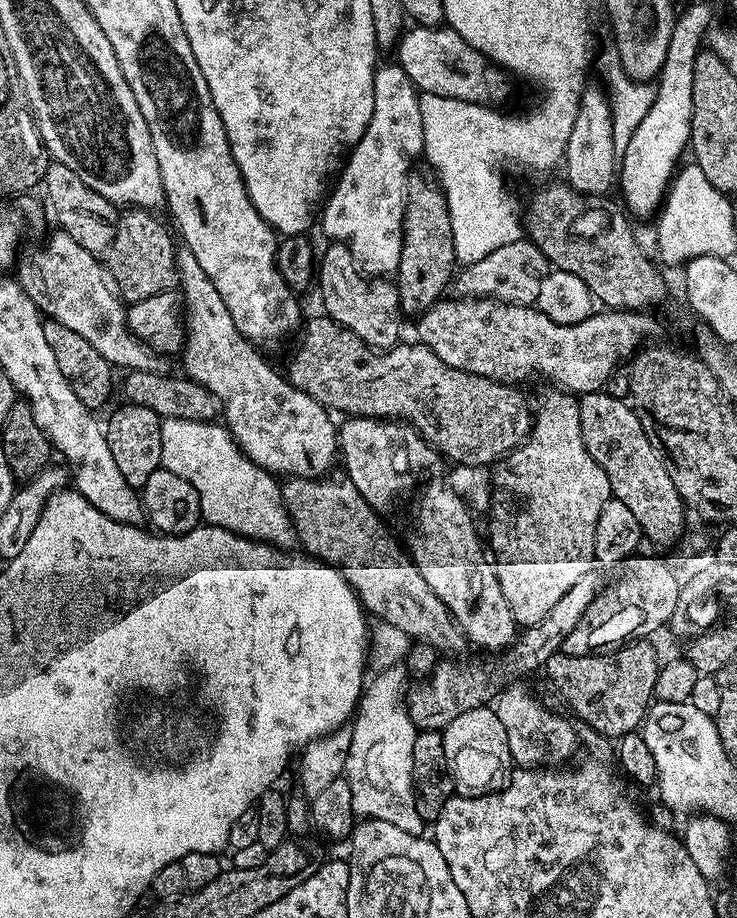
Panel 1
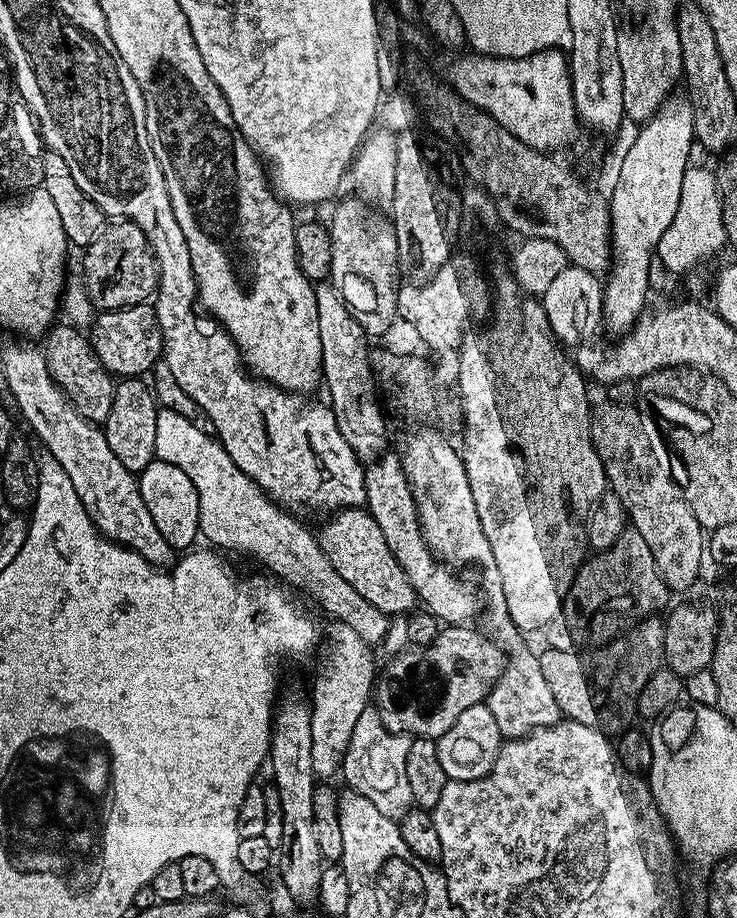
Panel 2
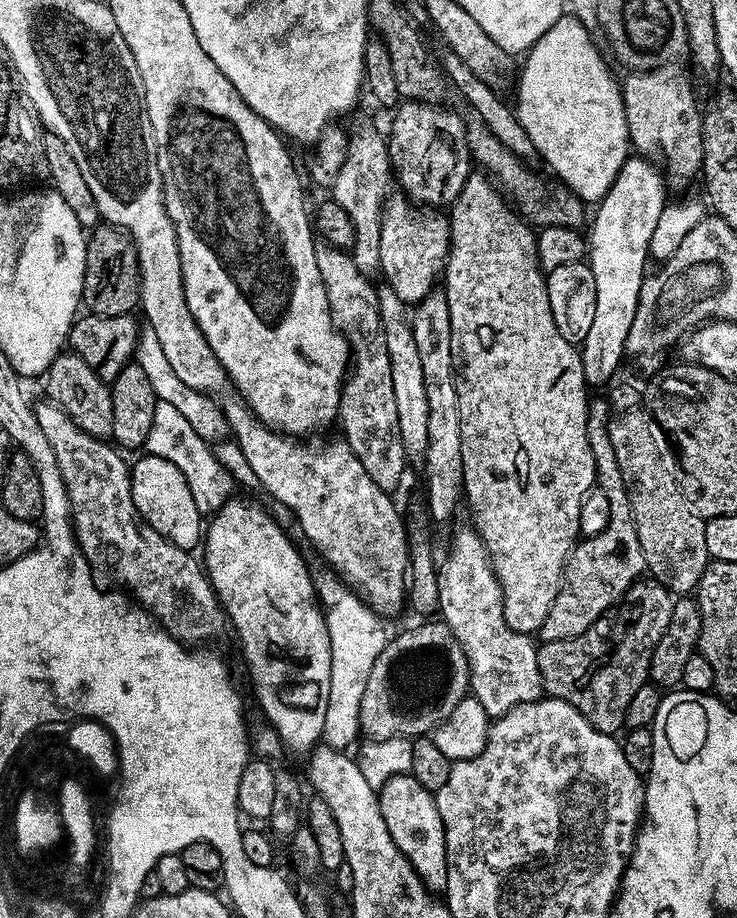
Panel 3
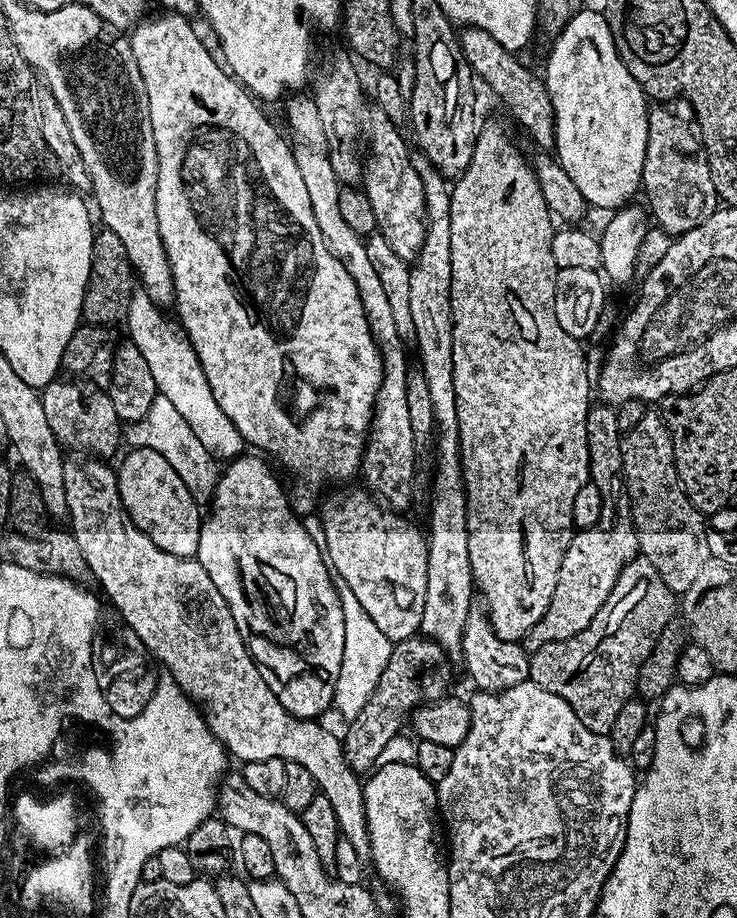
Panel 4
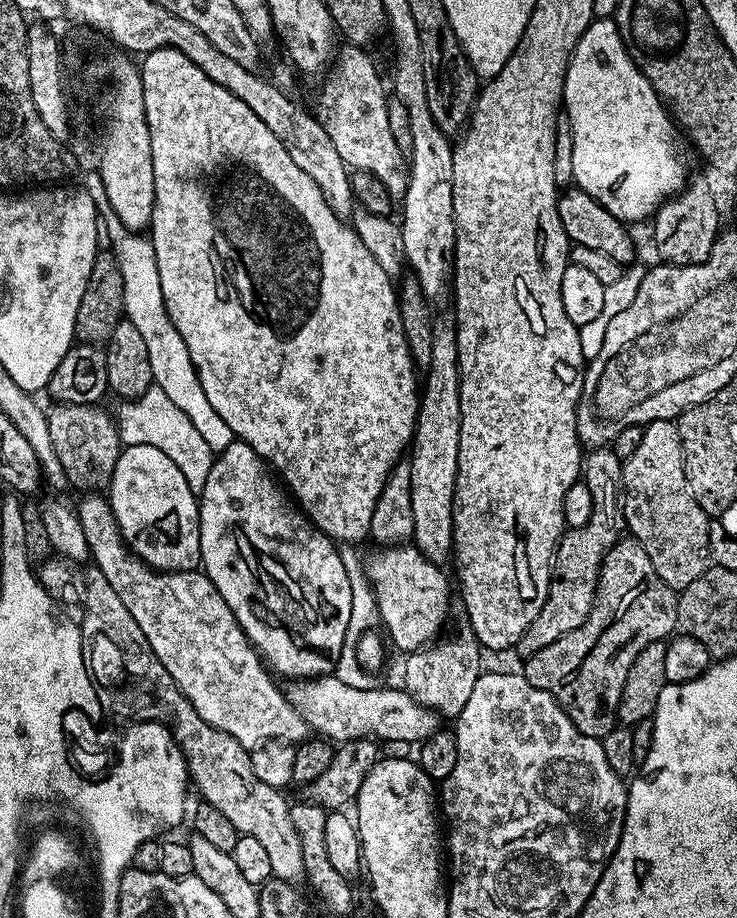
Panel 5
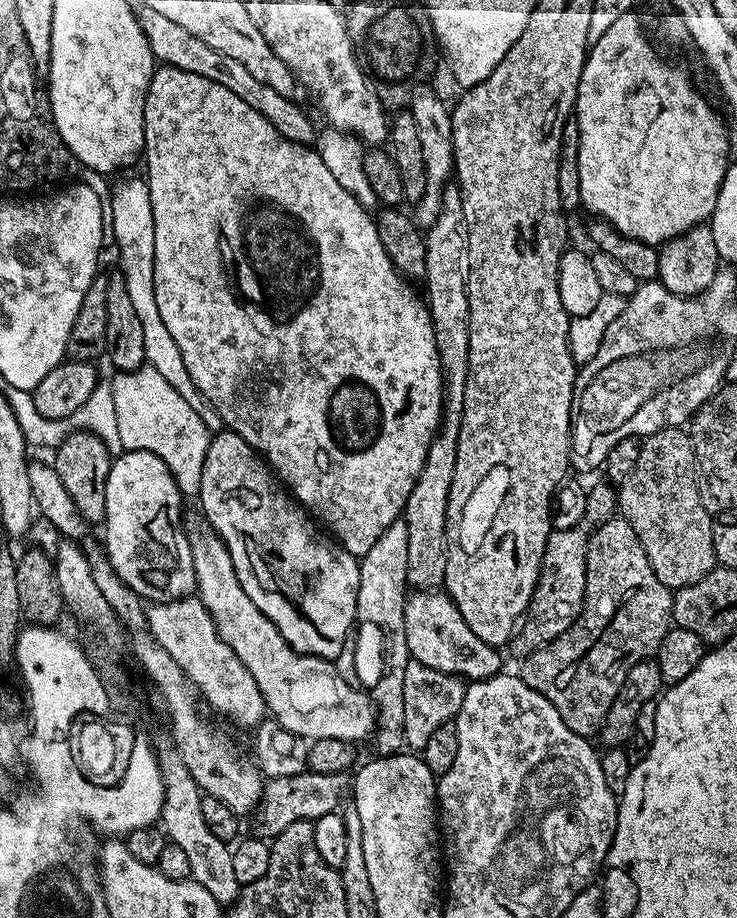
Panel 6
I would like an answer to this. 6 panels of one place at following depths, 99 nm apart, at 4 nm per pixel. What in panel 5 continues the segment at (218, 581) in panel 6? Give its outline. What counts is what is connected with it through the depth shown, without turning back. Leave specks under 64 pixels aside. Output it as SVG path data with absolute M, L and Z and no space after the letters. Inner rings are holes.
M335 674L296 678L286 688L290 706L298 710L309 729L332 742L371 738L377 742L406 742L410 746L422 742L441 727L441 717L420 705L403 687L355 688L346 686Z

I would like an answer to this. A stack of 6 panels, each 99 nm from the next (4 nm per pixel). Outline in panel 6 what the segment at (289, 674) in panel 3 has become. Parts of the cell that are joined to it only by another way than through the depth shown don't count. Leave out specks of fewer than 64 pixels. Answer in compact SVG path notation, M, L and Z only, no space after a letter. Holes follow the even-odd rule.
M221 430L209 439L206 462L202 466L202 486L198 503L200 503L198 504L199 511L203 512L205 520L224 540L226 550L234 562L238 582L242 582L242 590L246 590L246 594L250 594L250 602L254 602L254 606L258 606L258 610L262 610L262 614L266 614L266 618L270 618L270 622L274 622L274 626L278 626L285 642L300 655L320 656L323 660L335 661L340 651L343 650L343 643L346 642L346 638L357 623L356 599L358 598L360 560L350 555L327 531L318 527L317 521L285 491L281 481L274 475L264 457L256 449L250 447L238 433L231 430Z

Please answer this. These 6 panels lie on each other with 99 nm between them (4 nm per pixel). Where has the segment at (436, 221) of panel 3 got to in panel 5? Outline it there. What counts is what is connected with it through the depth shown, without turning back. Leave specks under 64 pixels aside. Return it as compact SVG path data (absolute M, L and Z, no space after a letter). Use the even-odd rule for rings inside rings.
M346 44L339 49L316 112L344 164L355 171L375 174L393 200L400 200L409 182L408 158L391 133L387 120L389 97L368 54L356 45Z

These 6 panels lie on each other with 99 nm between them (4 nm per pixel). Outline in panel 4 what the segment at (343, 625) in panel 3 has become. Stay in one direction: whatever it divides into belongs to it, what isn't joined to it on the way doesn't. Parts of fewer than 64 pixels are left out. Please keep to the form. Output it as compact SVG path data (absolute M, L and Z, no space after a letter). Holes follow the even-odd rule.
M341 587L339 593L346 638L342 646L342 670L338 670L334 708L335 711L340 711L341 721L347 722L358 718L358 714L362 710L362 706L366 706L370 694L374 694L382 670L386 670L386 662L390 662L394 644L393 641L386 638L386 634L382 634L382 630L378 630L378 626L372 621L370 614L366 614L366 610L362 610L362 602L358 602L358 598L354 598L354 590Z

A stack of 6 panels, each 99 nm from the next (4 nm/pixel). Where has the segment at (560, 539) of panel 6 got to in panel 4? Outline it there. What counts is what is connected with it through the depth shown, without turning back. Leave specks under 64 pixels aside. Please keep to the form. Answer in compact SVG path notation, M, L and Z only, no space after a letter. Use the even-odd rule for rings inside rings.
M612 406L589 407L586 418L586 446L588 447L588 479L594 486L598 486L598 494L602 494L602 515L598 522L589 528L579 529L566 546L566 554L562 554L562 566L558 570L558 582L554 586L554 594L550 598L550 606L546 606L546 614L530 626L524 636L522 647L531 654L540 646L550 642L565 641L578 634L578 630L586 630L590 622L594 622L594 614L602 610L606 598L610 598L610 590L616 588L618 574L622 574L624 564L630 563L640 550L640 543L636 537L636 527L632 521L632 503L628 497L628 487L624 481L624 463L622 462L622 433L618 428L617 409Z

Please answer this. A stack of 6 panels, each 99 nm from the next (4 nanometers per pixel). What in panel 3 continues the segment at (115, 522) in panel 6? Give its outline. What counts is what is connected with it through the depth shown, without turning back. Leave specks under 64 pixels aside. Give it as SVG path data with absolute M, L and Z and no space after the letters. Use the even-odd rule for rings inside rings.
M147 454L141 456L141 460L136 465L133 463L130 468L132 497L140 517L174 546L195 549L195 544L197 547L202 540L202 517L198 506L194 506L194 494L190 494L190 486L182 470L178 470L174 462L166 462L166 458Z

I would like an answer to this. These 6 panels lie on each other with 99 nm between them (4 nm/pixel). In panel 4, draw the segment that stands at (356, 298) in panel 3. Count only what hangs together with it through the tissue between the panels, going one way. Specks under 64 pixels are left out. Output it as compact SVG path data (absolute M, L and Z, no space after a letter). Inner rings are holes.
M300 146L300 149L295 149L294 162L298 166L301 182L306 186L308 209L314 210L317 233L328 253L334 254L335 260L346 266L346 274L354 278L354 286L358 286L358 296L362 298L367 324L380 348L380 357L384 363L384 377L380 383L380 393L374 397L374 415L361 460L361 473L370 484L369 489L385 507L404 512L413 505L412 480L415 464L414 430L410 430L410 409L406 406L406 378L410 367L408 356L404 353L406 344L394 326L390 301L386 298L386 290L382 290L382 281L378 279L374 266L370 266L364 240L357 232L350 230L350 226L346 226L342 210L338 210L338 194L342 185L334 174L334 166L330 166L327 151L316 146Z

